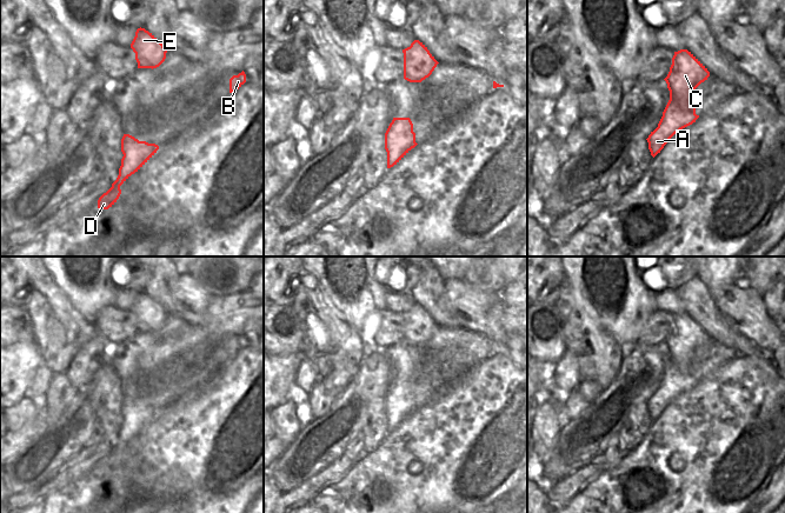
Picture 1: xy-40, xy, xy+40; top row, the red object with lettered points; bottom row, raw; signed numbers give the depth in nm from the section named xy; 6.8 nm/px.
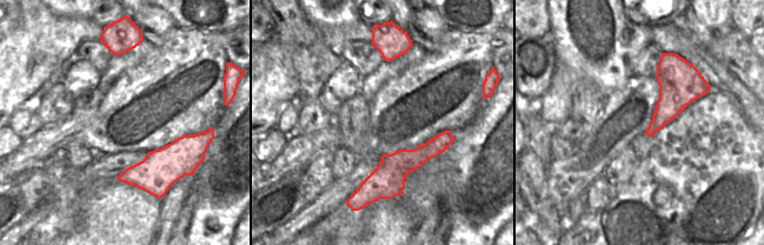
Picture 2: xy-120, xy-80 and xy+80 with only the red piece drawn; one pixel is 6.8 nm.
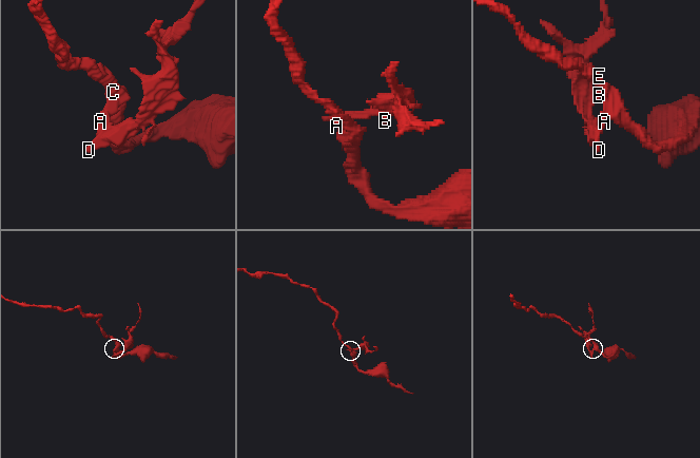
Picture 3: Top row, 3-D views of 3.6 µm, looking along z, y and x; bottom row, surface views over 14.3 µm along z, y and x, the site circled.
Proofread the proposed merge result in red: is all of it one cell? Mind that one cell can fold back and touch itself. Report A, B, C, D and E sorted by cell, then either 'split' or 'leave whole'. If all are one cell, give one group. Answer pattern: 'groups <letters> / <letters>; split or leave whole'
groups A B D / C E; split

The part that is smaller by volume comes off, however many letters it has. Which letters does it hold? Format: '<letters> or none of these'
A, B, D

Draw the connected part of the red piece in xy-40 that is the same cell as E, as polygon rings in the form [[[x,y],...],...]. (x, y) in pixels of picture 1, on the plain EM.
[[[138,292],[131,307],[135,317],[138,332],[157,332],[166,322],[167,312],[152,297],[145,292]]]

